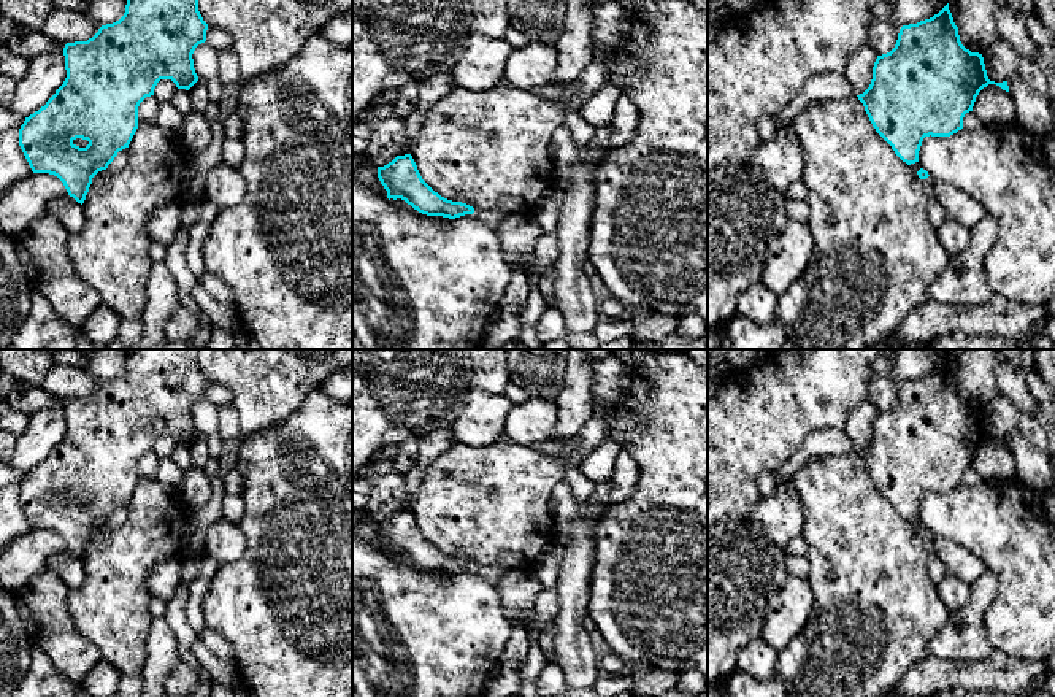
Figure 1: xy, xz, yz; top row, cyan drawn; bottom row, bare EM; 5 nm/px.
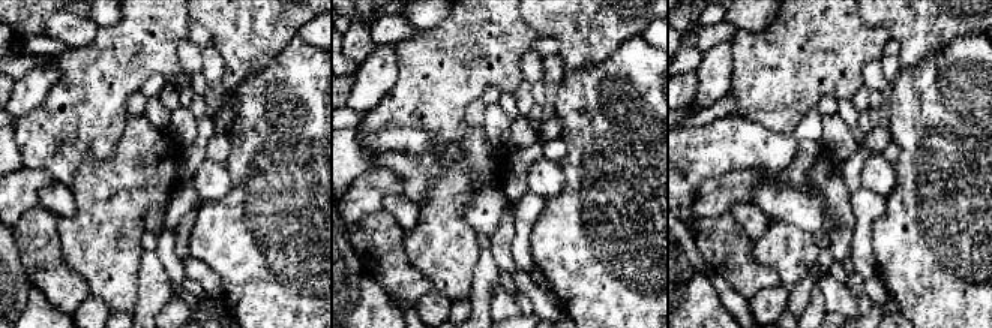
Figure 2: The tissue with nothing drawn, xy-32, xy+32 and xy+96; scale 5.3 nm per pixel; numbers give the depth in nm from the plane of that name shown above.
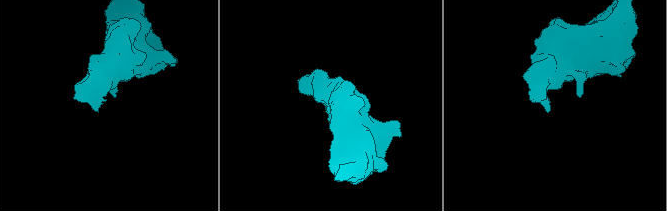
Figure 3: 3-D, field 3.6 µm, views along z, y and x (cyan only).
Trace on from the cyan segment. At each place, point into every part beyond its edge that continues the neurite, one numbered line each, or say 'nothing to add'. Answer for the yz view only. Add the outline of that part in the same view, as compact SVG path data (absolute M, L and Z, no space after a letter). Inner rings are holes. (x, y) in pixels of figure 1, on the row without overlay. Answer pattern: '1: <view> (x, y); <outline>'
1: yz (935, 567); M928 532L926 535L922 535L922 541L923 541L925 553L926 553L925 570L930 580L934 584L938 584L942 578L947 576L947 570L944 567L944 562L936 553L936 537L934 533Z

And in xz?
1: xz (492, 573); M474 564L474 568L470 570L473 572L474 575L481 576L482 580L492 583L492 584L497 584L508 572L506 567L503 565L479 565L479 564Z

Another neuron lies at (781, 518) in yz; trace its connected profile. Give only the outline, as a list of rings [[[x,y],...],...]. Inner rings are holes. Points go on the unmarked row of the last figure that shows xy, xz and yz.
[[[781,481],[771,497],[762,499],[749,514],[769,543],[787,549],[790,540],[801,537],[804,529],[804,505],[792,481]]]

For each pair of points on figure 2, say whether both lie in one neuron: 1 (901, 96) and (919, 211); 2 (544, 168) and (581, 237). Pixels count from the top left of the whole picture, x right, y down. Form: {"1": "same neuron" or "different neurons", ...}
{"1": "same neuron", "2": "different neurons"}

